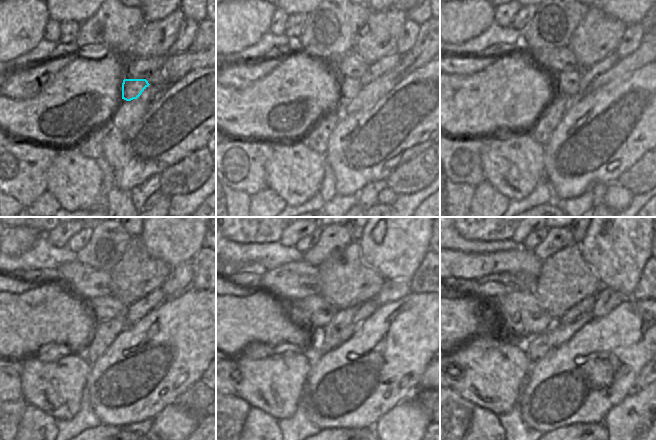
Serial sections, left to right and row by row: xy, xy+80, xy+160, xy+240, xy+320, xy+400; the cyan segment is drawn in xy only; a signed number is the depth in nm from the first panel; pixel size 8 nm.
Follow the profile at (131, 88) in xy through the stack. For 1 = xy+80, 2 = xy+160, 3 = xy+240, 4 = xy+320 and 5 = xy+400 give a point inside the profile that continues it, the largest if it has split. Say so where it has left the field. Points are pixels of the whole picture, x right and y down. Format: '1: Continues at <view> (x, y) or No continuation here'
1: Continues at xy+80 (349, 88)
2: Continues at xy+160 (567, 83)
3: Continues at xy+240 (102, 308)
4: Continues at xy+320 (310, 314)
5: Continues at xy+400 (517, 316).

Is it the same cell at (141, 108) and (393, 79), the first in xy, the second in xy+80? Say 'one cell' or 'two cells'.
one cell

